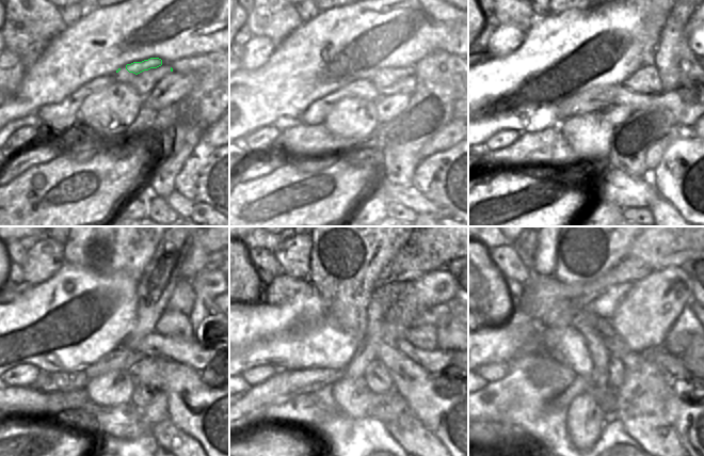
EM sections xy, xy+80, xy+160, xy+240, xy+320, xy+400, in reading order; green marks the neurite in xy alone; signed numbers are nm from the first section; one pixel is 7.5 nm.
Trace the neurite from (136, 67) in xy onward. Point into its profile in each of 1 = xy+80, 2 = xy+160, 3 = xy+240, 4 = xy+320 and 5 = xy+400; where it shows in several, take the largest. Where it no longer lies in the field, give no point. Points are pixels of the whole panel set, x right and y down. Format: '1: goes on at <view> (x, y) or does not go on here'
1: goes on at xy+80 (384, 78)
2: goes on at xy+160 (645, 80)
3: goes on at xy+240 (174, 324)
4: goes on at xy+320 (425, 336)
5: goes on at xy+400 (676, 345)

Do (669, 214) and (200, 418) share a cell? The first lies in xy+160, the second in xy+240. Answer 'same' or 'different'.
different

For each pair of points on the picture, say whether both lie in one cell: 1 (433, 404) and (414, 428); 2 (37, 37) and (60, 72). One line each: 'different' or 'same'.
1: different
2: different

